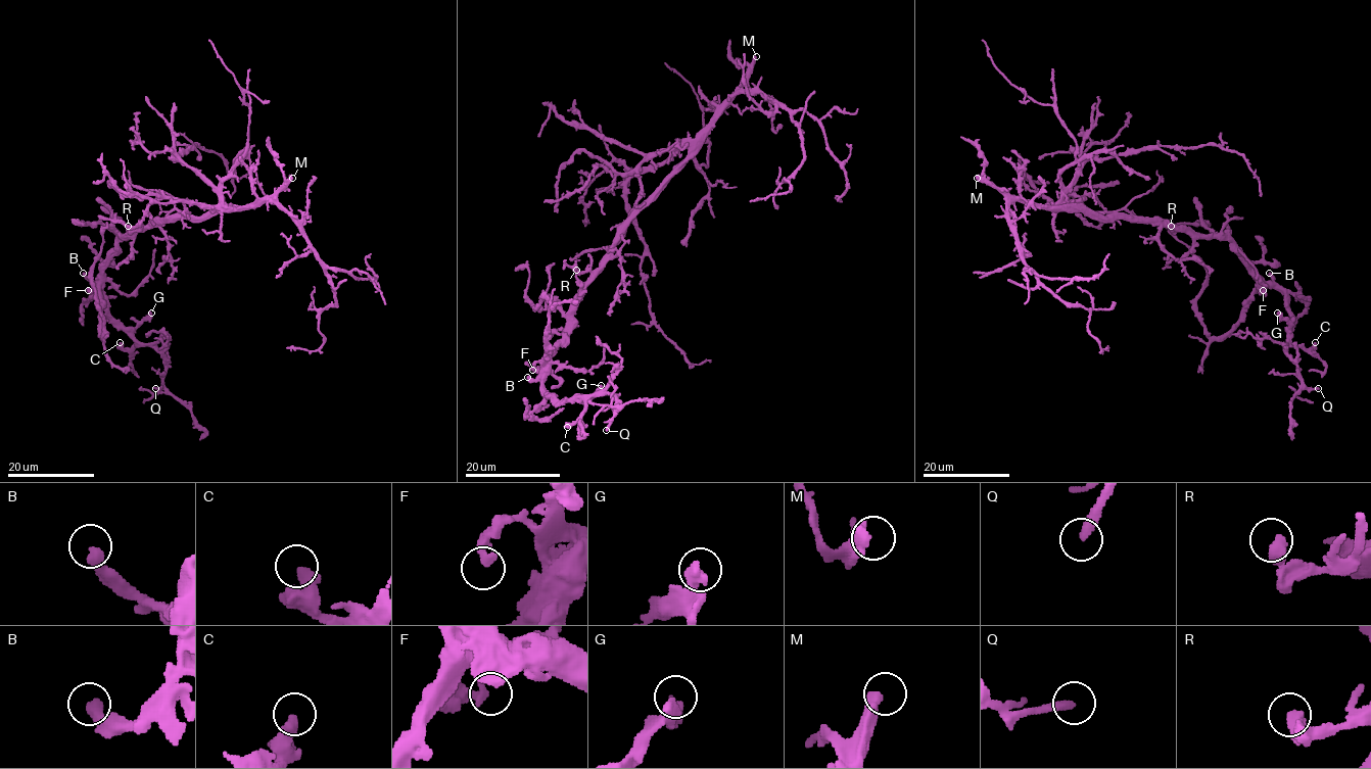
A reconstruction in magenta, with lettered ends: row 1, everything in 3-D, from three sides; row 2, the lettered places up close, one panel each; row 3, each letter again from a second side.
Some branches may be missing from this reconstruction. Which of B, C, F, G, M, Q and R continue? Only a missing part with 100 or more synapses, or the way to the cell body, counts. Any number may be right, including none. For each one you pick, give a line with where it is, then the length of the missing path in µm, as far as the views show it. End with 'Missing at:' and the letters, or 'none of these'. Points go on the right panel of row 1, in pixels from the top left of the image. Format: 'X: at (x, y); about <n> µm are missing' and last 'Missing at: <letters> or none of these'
M: at (977, 178); about 150 µm are missing
Missing at: M

